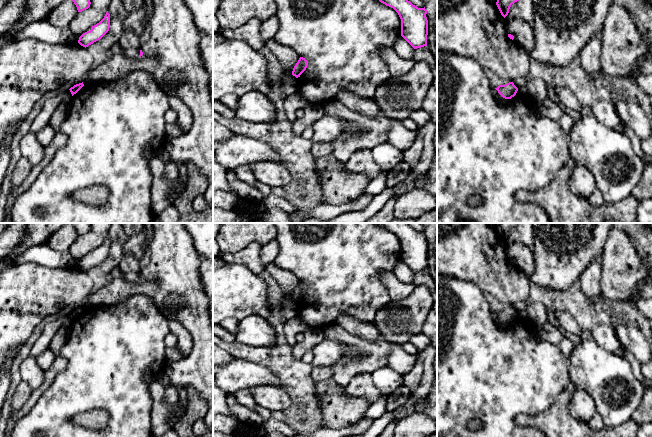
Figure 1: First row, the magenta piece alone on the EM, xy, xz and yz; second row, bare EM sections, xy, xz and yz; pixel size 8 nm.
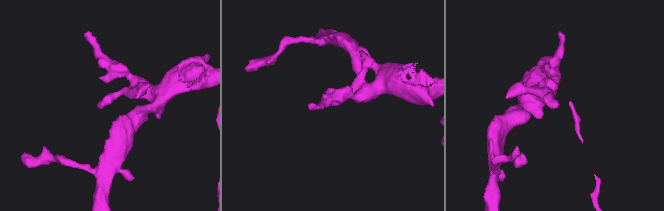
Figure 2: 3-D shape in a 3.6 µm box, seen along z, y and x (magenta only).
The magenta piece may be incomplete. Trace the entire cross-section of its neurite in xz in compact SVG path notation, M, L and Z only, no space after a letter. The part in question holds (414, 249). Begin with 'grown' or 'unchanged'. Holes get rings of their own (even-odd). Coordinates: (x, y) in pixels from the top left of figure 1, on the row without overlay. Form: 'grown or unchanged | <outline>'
unchanged | M378 223L393 232L401 243L401 260L414 272L427 270L427 234L418 232L407 223Z

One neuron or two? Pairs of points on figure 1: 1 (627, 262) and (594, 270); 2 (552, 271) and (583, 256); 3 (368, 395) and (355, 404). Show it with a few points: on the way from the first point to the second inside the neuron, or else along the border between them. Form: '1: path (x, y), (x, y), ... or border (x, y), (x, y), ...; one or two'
1: border (601, 257), (599, 291); two
2: path (560, 264), (569, 264), (575, 258); one
3: border (343, 389), (348, 395), (359, 396), (369, 404); two

